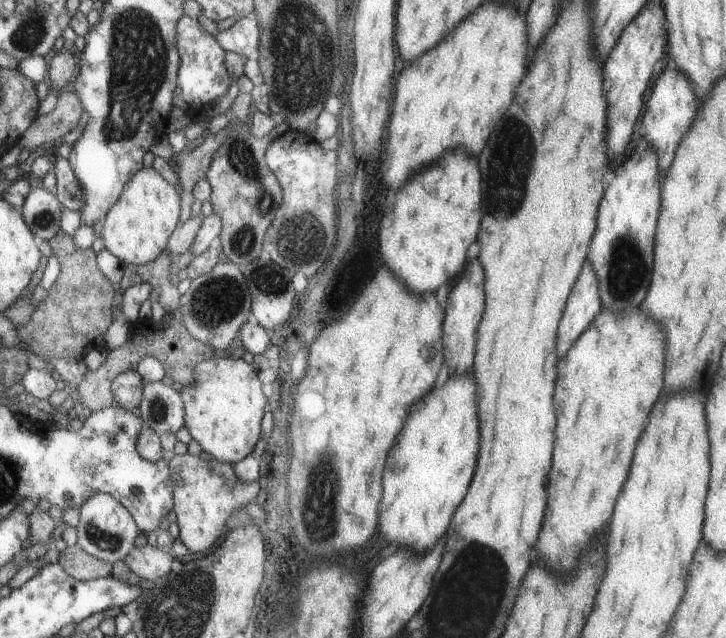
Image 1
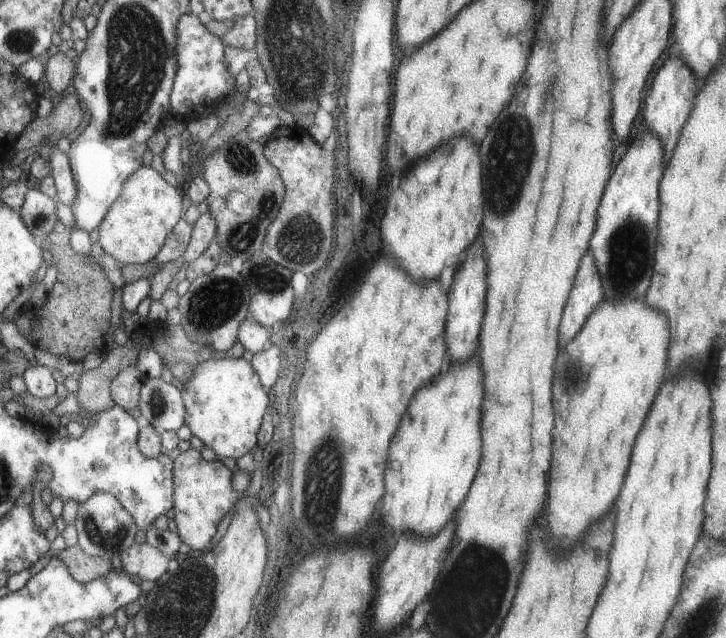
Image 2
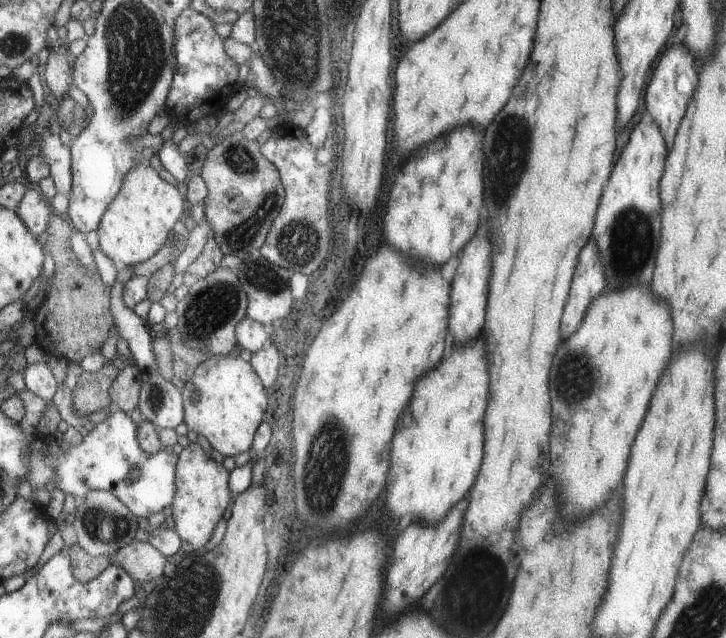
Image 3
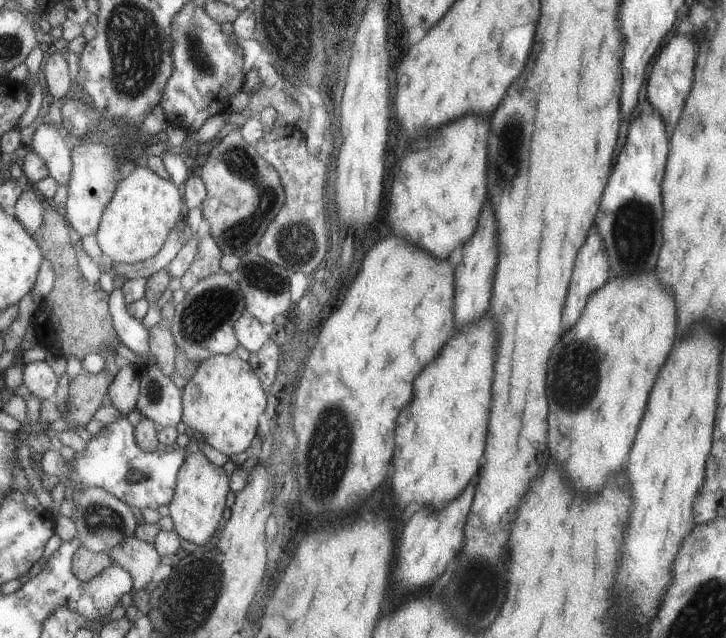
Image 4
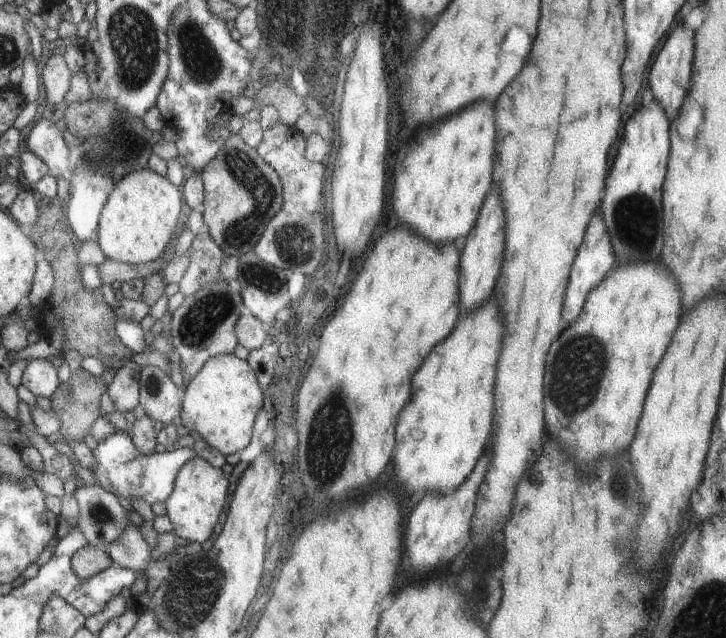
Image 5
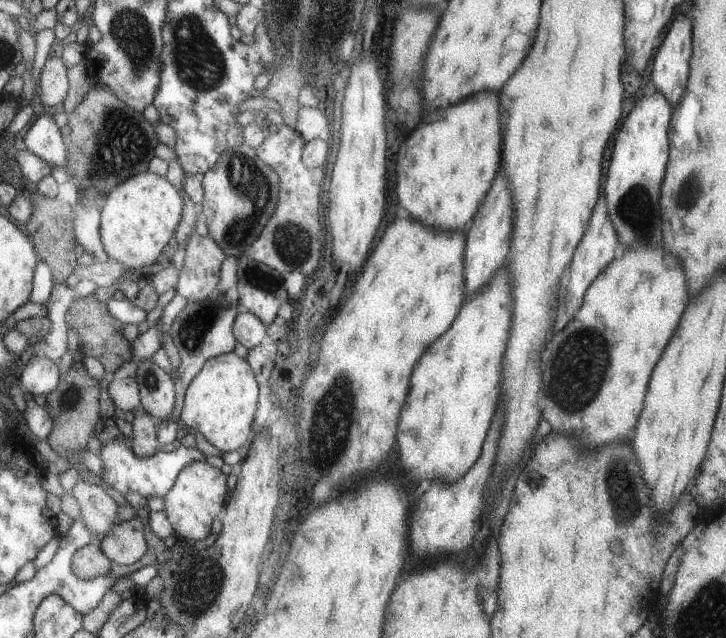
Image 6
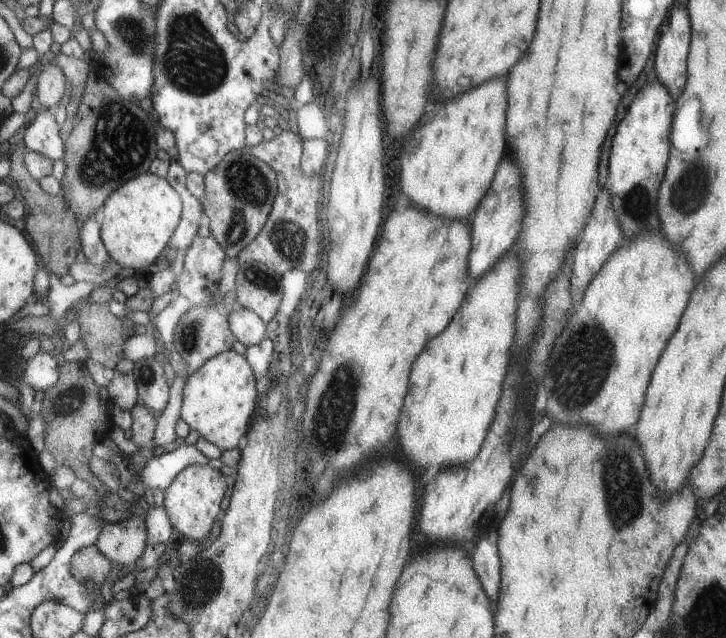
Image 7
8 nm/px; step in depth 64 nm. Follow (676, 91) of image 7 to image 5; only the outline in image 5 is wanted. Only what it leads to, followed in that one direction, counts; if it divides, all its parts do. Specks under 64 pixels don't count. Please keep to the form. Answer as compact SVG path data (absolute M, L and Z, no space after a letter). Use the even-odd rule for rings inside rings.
M682 22L676 23L672 27L671 34L663 42L662 49L655 54L655 60L651 63L650 77L645 84L649 85L652 100L662 104L663 111L674 118L675 114L682 106L686 94L689 92L690 81L693 70L691 70L691 60L693 60L693 32L689 28L683 28Z

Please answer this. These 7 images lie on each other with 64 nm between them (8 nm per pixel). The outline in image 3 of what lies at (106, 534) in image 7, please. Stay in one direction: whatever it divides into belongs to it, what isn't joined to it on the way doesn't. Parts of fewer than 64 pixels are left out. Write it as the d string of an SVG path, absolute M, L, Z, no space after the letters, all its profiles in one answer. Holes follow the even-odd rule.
M131 541L129 544L116 550L111 561L121 566L130 574L132 579L141 581L158 579L163 572L165 556L156 548L153 548L149 541Z

